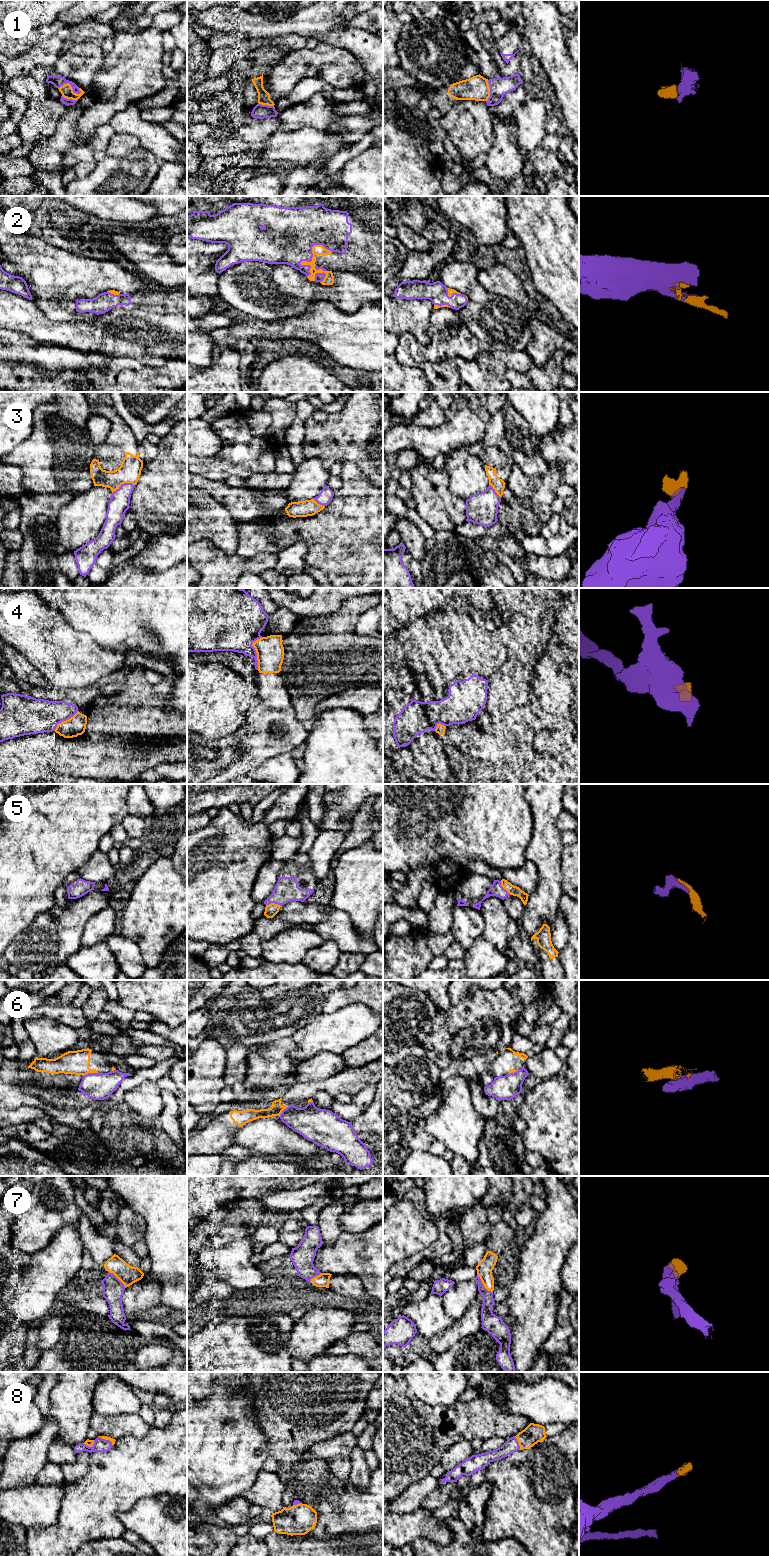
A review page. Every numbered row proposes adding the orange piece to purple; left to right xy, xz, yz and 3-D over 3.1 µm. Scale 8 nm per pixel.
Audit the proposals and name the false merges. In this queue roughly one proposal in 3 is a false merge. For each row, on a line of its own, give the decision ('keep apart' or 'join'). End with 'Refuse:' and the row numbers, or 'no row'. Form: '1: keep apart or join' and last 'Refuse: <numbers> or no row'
1: join
2: join
3: join
4: keep apart
5: join
6: keep apart
7: join
8: join
Refuse: 4, 6

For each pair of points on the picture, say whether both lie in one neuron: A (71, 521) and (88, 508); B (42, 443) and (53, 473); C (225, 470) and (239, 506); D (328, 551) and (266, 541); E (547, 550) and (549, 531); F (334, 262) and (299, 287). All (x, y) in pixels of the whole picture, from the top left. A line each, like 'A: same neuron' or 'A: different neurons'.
A: same neuron
B: same neuron
C: different neurons
D: same neuron
E: different neurons
F: different neurons

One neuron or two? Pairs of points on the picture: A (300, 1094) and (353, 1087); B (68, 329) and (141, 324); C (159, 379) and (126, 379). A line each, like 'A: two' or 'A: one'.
A: one
B: one
C: one

